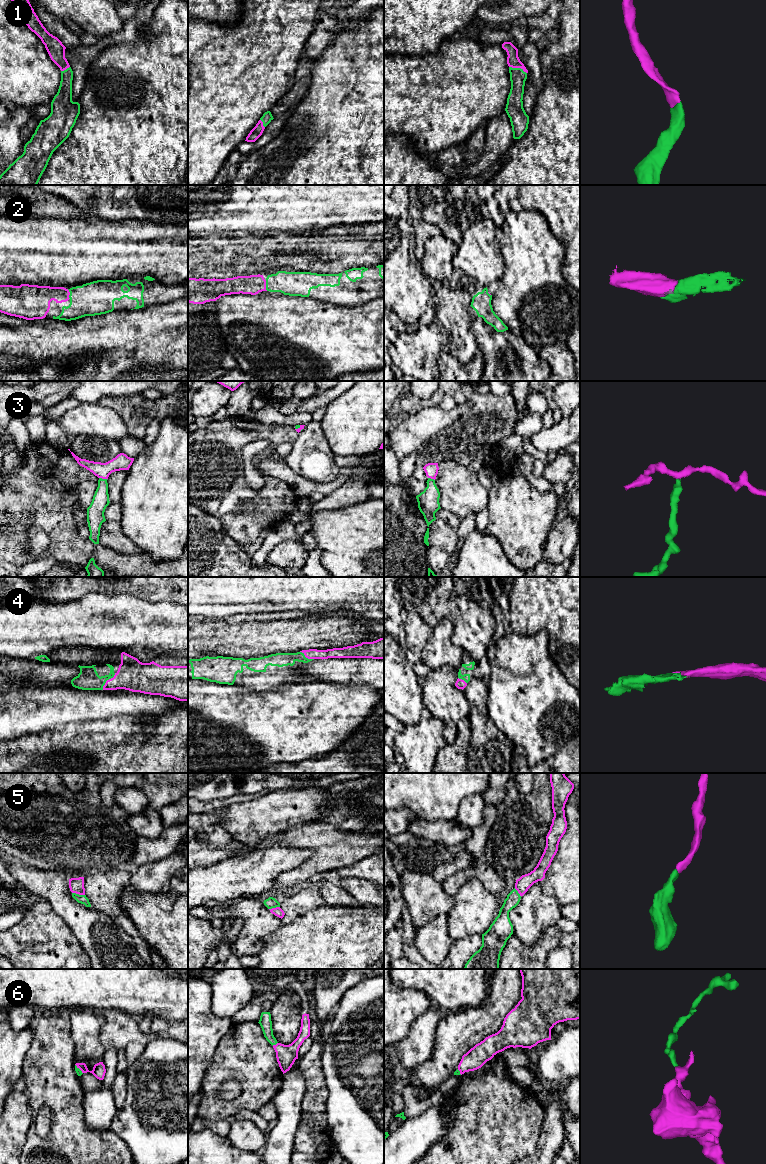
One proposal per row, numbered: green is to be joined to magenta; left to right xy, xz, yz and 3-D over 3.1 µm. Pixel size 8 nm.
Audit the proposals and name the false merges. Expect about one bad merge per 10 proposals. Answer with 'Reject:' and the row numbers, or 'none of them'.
Reject: none of them

